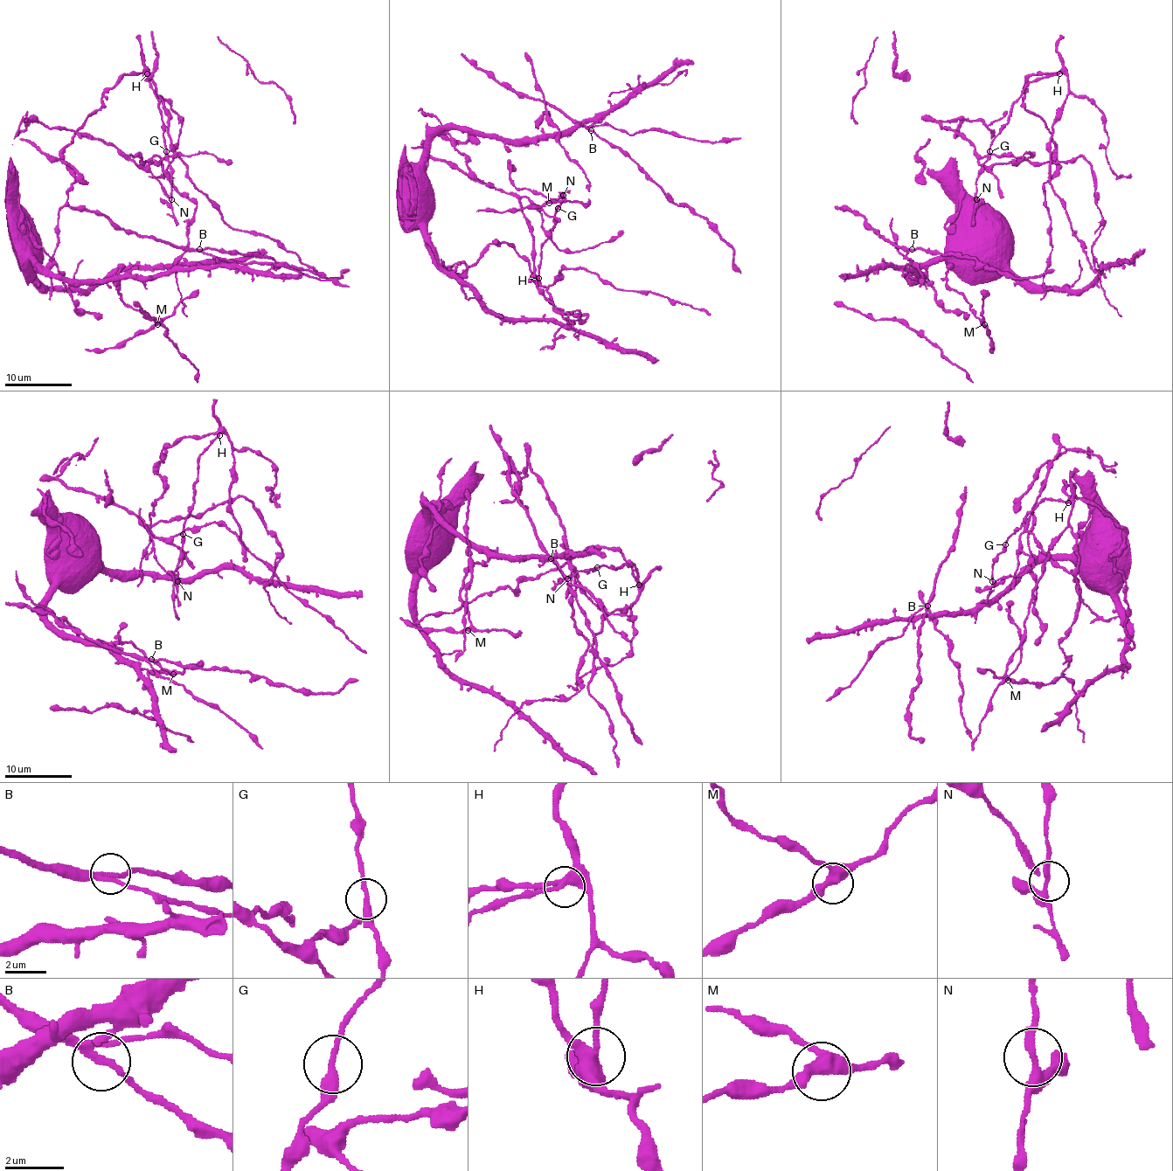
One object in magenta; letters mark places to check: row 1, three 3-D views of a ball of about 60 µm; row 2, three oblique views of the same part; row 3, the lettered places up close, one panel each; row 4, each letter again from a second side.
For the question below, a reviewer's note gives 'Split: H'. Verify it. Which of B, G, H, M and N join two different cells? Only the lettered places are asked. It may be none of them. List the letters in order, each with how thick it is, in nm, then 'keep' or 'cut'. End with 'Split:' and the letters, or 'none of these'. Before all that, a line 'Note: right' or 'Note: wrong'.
Note: wrong
B: calibre 200 nm; keep
G: calibre 280 nm; keep
H: calibre 340 nm; keep
M: calibre 400 nm; keep
N: calibre 240 nm; keep
Split: none of these

